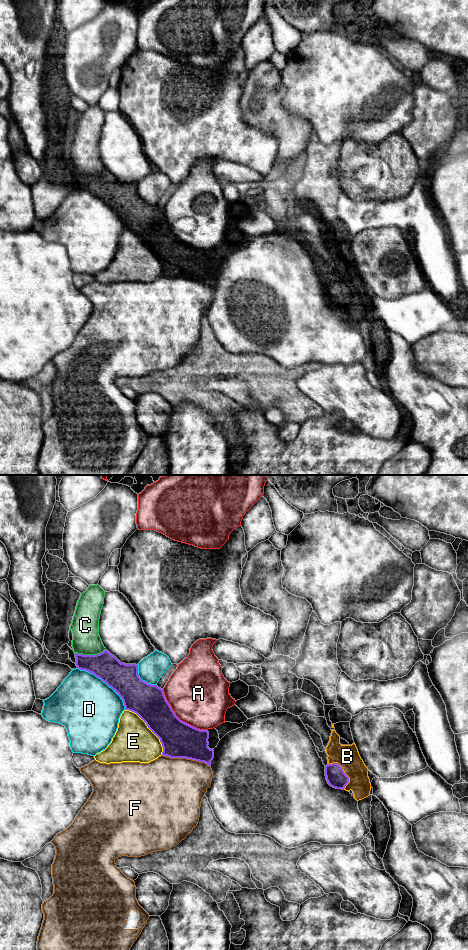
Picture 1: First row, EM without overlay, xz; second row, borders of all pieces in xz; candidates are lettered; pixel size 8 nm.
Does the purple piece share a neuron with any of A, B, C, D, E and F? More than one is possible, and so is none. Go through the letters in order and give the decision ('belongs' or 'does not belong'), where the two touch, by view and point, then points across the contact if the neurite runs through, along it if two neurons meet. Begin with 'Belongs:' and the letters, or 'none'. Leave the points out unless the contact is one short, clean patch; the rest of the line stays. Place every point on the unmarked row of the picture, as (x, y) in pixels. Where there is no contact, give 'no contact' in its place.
Belongs: B
A: does not belong | xz (175, 235)
B: belongs | xz (343, 292) | across xz (335, 296), (343, 292), (347, 276)
C: does not belong | xz (90, 175)
D: does not belong | xz (105, 202)
E: does not belong | xz (149, 248)
F: does not belong | xz (186, 278)

